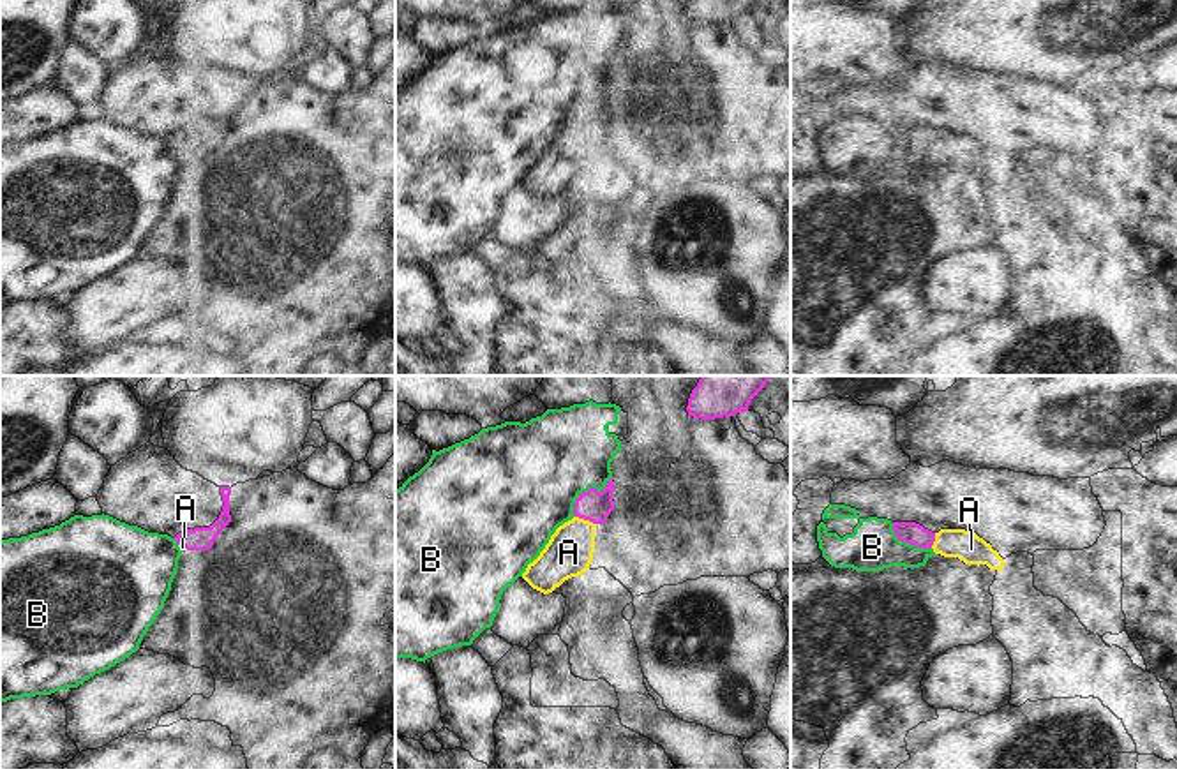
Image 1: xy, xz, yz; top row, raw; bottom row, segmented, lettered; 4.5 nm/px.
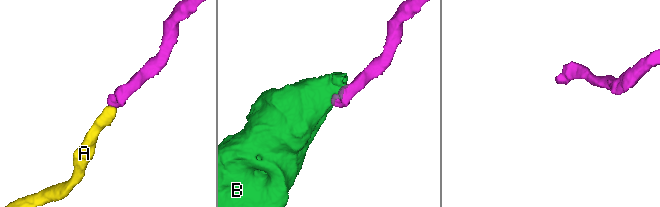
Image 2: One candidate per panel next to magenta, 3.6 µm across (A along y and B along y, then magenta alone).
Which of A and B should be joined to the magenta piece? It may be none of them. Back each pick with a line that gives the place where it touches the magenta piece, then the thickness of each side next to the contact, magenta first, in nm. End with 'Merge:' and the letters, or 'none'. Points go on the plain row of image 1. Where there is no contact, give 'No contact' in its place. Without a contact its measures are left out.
A: Touches magenta at xz (586, 124). Thickness 140 nm (magenta) against 220 nm
Merge: A.

